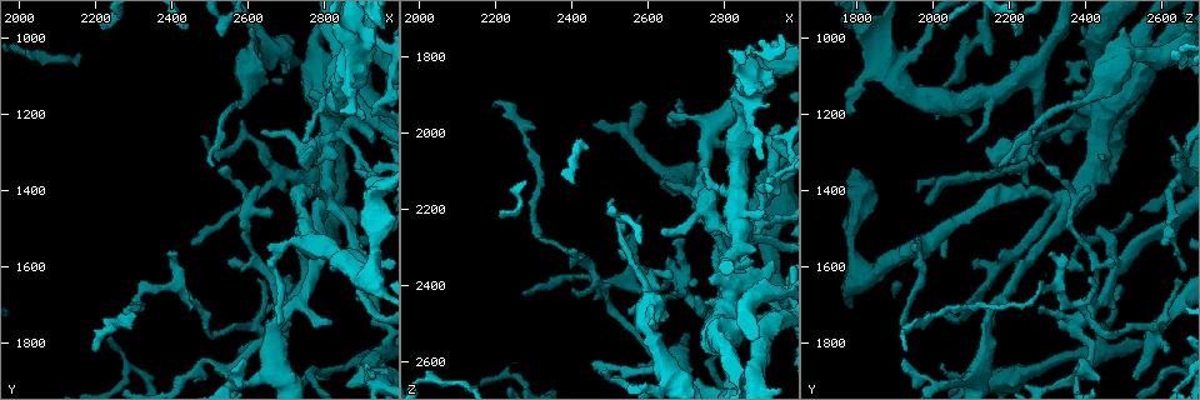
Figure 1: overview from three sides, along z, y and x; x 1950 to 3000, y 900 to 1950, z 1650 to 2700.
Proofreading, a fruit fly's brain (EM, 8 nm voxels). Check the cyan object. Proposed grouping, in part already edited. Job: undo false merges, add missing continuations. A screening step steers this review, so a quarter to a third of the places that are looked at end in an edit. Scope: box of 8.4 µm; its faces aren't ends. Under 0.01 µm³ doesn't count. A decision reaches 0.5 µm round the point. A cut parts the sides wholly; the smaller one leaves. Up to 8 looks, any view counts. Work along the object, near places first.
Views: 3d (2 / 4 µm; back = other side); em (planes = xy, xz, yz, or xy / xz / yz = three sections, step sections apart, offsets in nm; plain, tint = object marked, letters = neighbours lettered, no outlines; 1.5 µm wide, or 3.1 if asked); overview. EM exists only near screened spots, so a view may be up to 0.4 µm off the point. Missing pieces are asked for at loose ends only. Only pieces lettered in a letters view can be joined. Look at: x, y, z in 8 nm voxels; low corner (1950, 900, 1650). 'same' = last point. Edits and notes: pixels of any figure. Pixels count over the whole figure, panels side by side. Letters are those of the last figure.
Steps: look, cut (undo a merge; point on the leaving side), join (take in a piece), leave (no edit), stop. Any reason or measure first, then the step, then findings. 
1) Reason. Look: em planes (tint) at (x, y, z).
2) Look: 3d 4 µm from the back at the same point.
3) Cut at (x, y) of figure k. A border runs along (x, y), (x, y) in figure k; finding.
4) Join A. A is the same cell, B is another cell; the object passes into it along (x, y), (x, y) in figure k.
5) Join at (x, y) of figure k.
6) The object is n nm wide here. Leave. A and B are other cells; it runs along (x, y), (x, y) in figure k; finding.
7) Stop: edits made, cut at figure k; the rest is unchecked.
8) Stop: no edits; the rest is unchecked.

Sudden change in width. Look: 3d 2 µm at (2765, 1295, 2210).

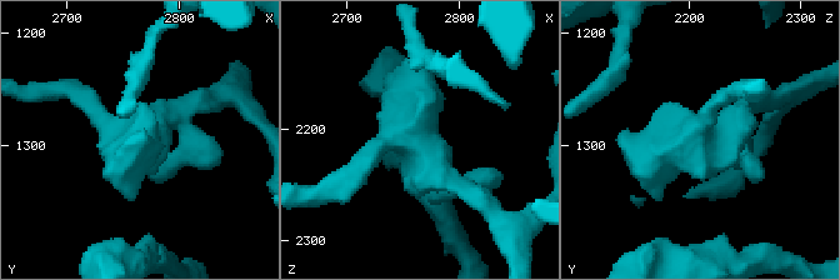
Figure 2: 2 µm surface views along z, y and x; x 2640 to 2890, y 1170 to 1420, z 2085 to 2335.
Look: em planes (tint) at (2758, 1292, 2204).

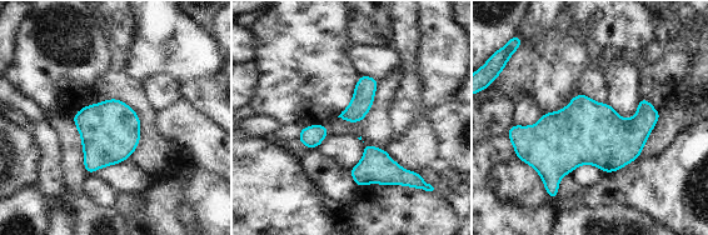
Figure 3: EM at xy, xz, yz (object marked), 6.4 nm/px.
What lies round it. Look: em planes (letters) at the same point.

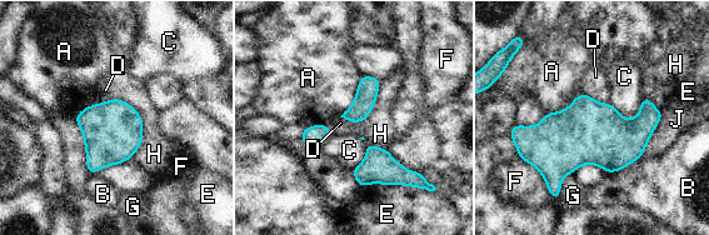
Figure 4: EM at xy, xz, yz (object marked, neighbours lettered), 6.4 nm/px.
Leave. A, B, C, D, E, F, G, H and J are other cells; a border runs along (363, 75), (353, 103), (339, 116) in figure 4; all the same neuron.

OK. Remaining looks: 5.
Look: em planes (tint) at (2765, 1880, 2615).

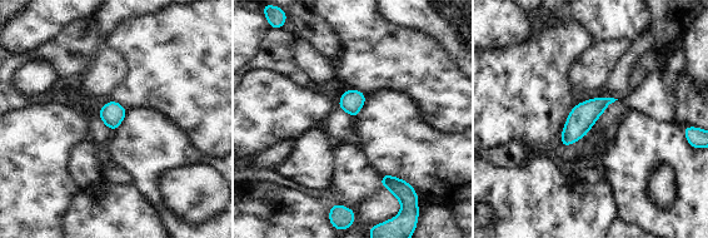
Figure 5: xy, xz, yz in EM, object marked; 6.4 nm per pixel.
What lies round it. Look: em planes (letters) at the same point.

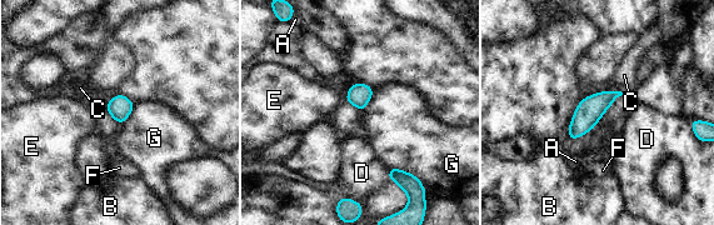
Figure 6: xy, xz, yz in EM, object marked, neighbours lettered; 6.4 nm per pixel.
The object is 150 nm wide here. Leave. A, B, C, D, E, F and G are other cells; a border runs along (388, 168), (405, 170), (418, 178) in figure 6; continuous, no second neuron.

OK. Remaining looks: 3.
An open end. Look: 3d 2 µm from the back at (2450, 1535, 2610).

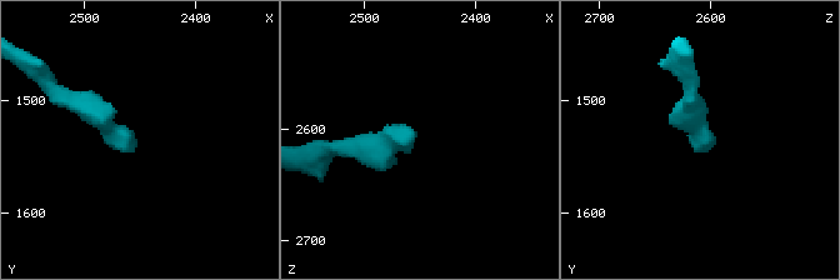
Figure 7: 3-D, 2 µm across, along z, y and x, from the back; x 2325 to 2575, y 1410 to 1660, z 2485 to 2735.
Look: em planes (letters) at (2452, 1538, 2606).

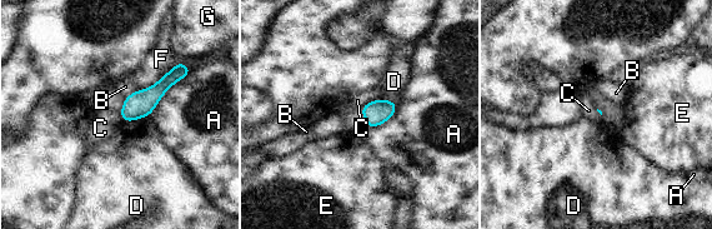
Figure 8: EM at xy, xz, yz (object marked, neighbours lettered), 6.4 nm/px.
Leave. A, B, C, D, E, F and G are other cells; none of them fits.

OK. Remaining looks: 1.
Stop: no edits; the rest is unchecked.

